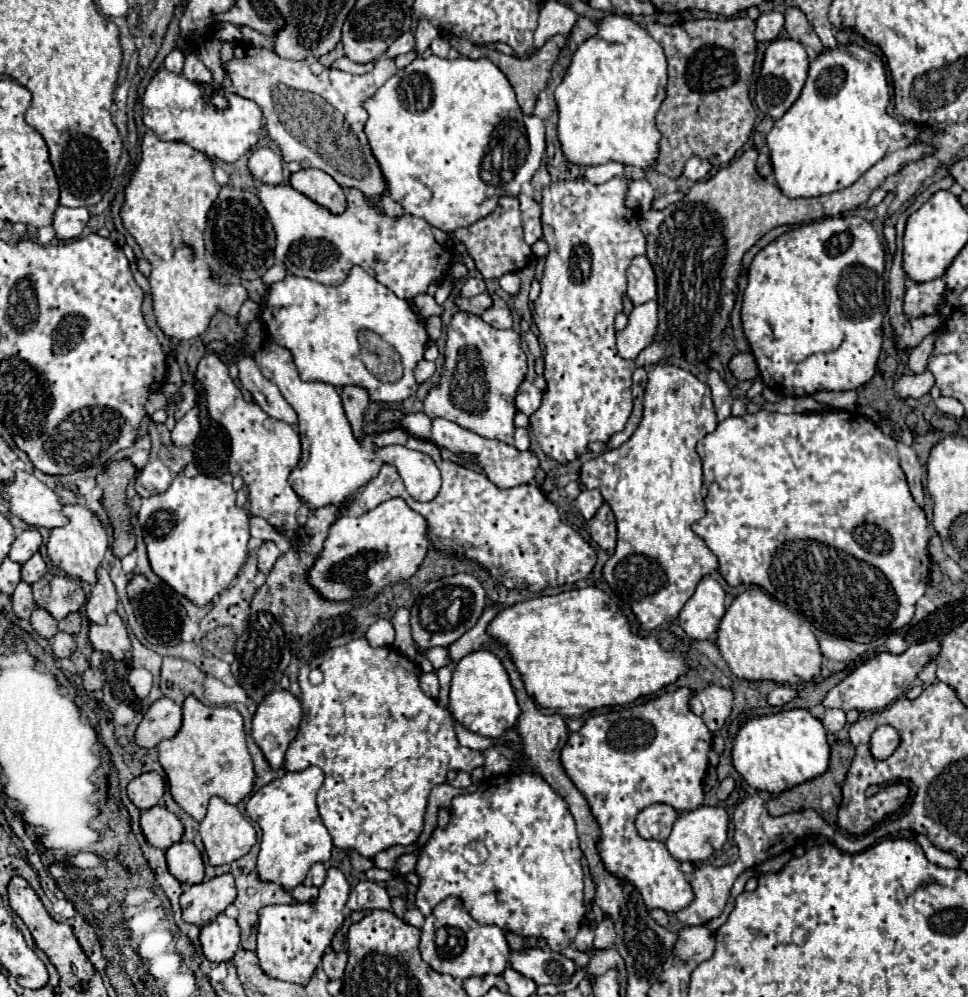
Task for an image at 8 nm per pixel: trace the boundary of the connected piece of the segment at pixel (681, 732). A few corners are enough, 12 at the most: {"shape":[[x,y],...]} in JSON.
{"shape":[[682,687],[592,715],[562,751],[604,865],[666,913],[692,887],[634,821],[704,801],[713,737]]}

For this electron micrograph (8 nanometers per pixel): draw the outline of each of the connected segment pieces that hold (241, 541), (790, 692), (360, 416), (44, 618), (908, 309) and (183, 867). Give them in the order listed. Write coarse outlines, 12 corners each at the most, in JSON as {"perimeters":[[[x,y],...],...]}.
{"perimeters":[[[216,477],[142,499],[154,573],[200,607],[248,559],[248,513]],[[778,685],[768,695],[770,705],[784,705],[796,699],[798,691]],[[344,387],[342,403],[356,439],[364,437],[370,403],[362,387]],[[42,607],[32,611],[32,627],[46,639],[58,633],[58,621]],[[942,279],[910,281],[904,297],[906,319],[936,313]],[[190,841],[166,851],[168,869],[180,883],[204,879],[202,853]]]}

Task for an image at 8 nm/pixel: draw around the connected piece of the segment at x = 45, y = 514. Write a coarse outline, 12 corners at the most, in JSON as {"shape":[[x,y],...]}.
{"shape":[[34,475],[4,485],[10,511],[32,527],[68,523],[62,499]]}

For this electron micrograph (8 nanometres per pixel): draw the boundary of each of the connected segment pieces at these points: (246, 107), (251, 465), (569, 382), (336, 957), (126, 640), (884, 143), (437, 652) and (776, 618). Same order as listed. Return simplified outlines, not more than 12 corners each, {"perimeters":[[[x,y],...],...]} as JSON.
{"perimeters":[[[160,67],[142,95],[160,141],[234,163],[262,111]],[[202,357],[196,379],[224,425],[228,467],[250,513],[298,549],[304,503],[288,483],[298,431],[244,401],[228,367]],[[622,177],[542,189],[534,301],[558,463],[632,413],[618,355],[626,267],[646,253]],[[324,953],[322,967],[328,979],[340,979],[348,955]],[[118,613],[90,625],[90,643],[116,661],[132,649]],[[820,51],[766,137],[788,197],[846,189],[918,137],[882,57]],[[446,647],[422,651],[434,669],[452,665]],[[758,587],[734,597],[716,645],[740,679],[820,673],[810,623]]]}

